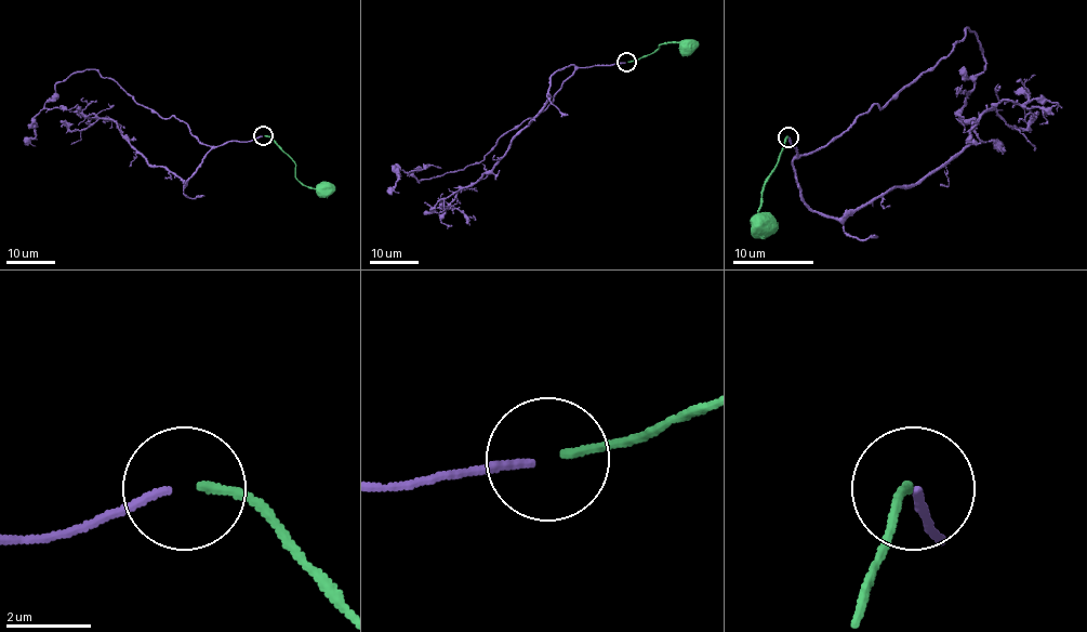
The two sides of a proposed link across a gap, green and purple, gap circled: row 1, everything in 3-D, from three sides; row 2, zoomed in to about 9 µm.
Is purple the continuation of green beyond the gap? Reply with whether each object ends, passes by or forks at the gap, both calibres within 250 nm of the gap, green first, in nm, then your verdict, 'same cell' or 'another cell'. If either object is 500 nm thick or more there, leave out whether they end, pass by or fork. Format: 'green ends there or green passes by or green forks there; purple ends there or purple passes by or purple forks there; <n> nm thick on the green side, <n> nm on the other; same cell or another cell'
green ends there; purple ends there; 220 nm thick on the green side, 190 nm on the other; another cell

